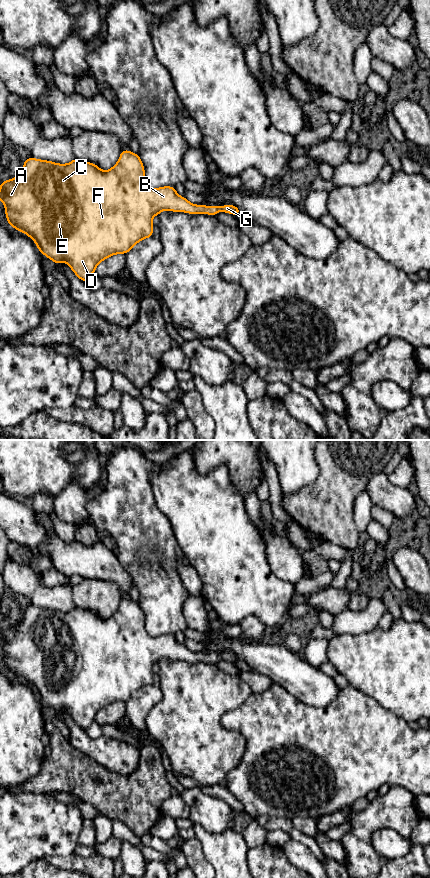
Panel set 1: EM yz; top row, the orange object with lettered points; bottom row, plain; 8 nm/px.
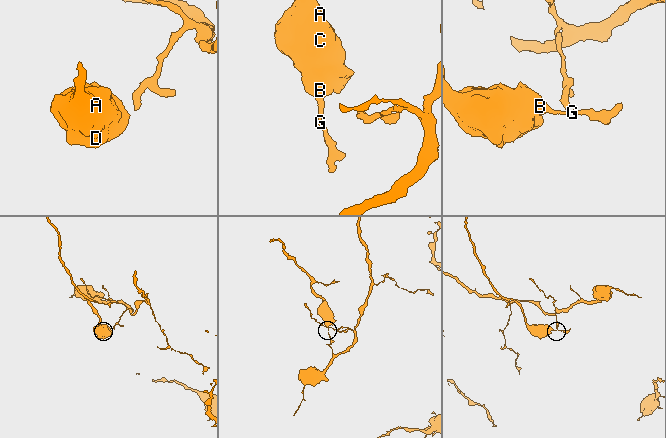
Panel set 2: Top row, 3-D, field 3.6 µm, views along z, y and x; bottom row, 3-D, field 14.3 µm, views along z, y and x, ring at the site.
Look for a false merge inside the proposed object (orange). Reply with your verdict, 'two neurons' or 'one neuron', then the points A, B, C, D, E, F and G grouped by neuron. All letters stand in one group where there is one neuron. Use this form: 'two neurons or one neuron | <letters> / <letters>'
one neuron | A B C D E F G

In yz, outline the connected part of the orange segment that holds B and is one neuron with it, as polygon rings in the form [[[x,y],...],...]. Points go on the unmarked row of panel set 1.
[[[122,598],[119,609],[109,618],[103,619],[97,613],[74,607],[68,612],[28,606],[23,611],[20,623],[0,633],[0,649],[5,653],[9,674],[28,683],[44,702],[54,711],[65,709],[76,724],[87,730],[95,721],[96,714],[115,702],[126,702],[133,694],[145,686],[153,684],[152,667],[161,659],[177,659],[189,662],[209,662],[216,664],[219,659],[236,664],[242,659],[234,653],[205,654],[191,652],[179,644],[174,635],[151,636],[146,631],[144,613],[138,602]]]

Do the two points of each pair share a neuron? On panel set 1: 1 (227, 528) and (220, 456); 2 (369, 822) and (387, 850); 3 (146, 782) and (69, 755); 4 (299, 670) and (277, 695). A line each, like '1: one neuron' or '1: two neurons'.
1: two neurons
2: two neurons
3: one neuron
4: two neurons

